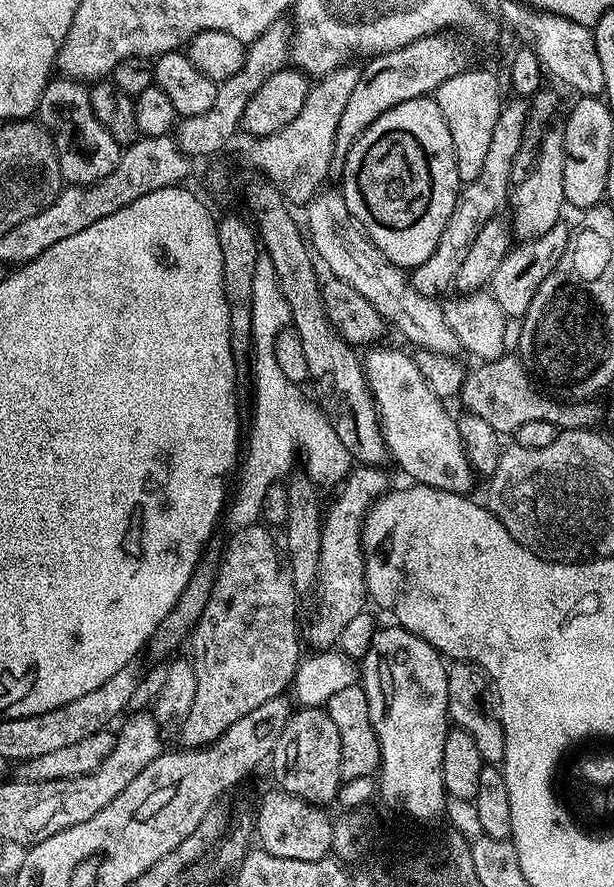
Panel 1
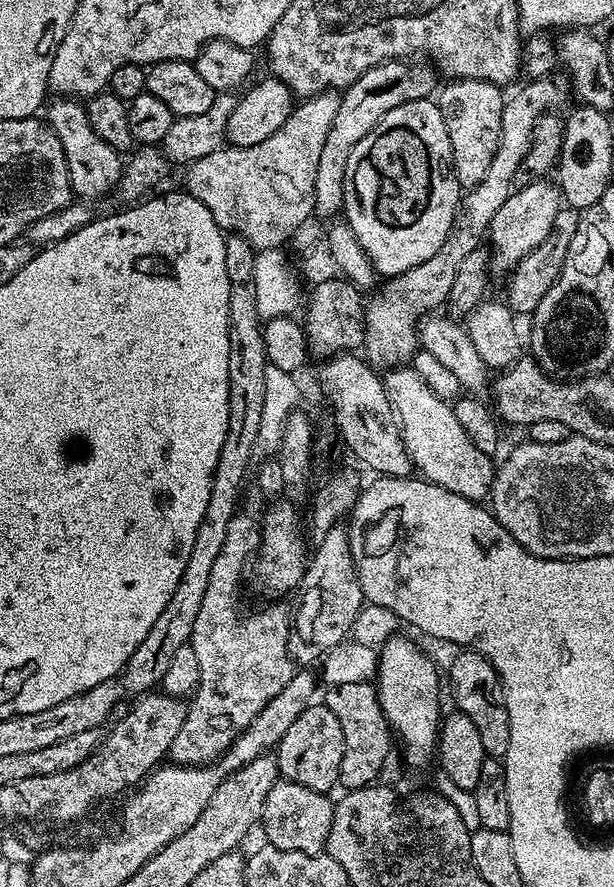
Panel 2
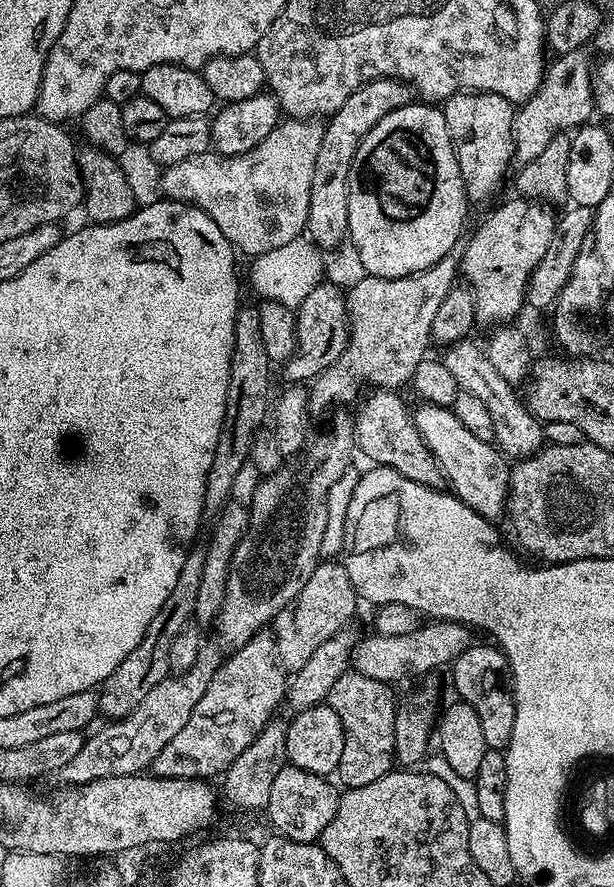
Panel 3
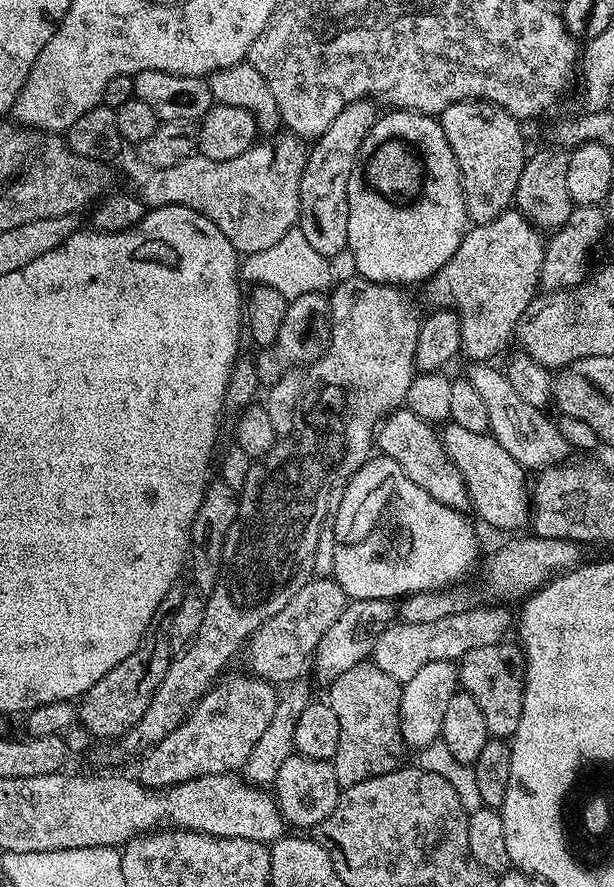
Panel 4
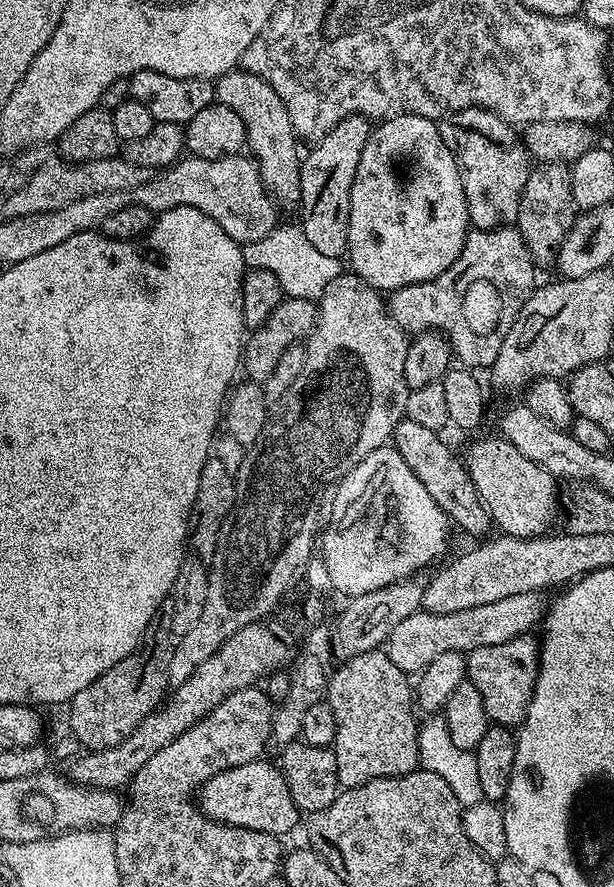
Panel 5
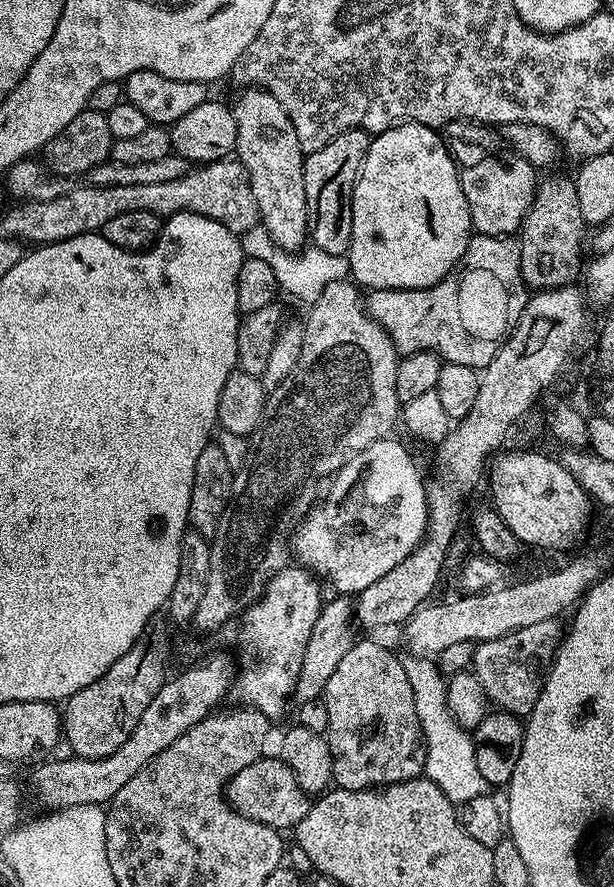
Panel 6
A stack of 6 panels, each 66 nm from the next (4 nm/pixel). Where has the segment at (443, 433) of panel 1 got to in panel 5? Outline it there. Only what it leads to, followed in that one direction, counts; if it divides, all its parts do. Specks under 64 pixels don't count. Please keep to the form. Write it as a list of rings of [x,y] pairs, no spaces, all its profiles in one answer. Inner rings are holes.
[[[493,434],[485,440],[476,440],[468,448],[468,453],[463,453],[462,459],[467,468],[474,490],[478,490],[478,498],[486,506],[493,525],[503,535],[517,536],[518,538],[530,538],[531,536],[543,536],[549,531],[552,522],[558,518],[558,488],[556,492],[557,477],[551,476],[538,462],[530,462],[526,454],[518,454],[510,441]]]

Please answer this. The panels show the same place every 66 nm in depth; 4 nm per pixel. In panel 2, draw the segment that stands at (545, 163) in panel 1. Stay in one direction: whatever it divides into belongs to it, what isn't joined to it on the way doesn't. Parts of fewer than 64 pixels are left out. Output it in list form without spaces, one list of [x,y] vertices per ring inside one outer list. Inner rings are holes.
[[[536,178],[531,184],[517,187],[510,198],[502,202],[502,210],[494,214],[494,222],[488,227],[486,240],[490,245],[490,264],[495,271],[497,268],[503,274],[511,273],[518,262],[526,258],[526,254],[538,250],[538,246],[546,242],[554,226],[554,218],[562,206],[559,187],[555,183],[547,184],[548,182],[547,179]]]

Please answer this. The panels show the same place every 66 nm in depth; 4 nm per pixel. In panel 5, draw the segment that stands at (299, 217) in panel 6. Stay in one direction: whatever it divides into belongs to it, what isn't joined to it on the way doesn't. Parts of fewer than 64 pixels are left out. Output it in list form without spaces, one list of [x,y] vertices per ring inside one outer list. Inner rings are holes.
[[[243,70],[227,72],[215,81],[215,85],[215,103],[230,106],[230,110],[242,118],[242,126],[248,135],[247,151],[260,165],[260,177],[269,196],[281,209],[295,209],[300,202],[302,152],[296,149],[298,137],[290,122],[290,114],[286,114],[286,106],[282,106],[282,98],[274,94],[274,86],[270,86],[270,82]]]

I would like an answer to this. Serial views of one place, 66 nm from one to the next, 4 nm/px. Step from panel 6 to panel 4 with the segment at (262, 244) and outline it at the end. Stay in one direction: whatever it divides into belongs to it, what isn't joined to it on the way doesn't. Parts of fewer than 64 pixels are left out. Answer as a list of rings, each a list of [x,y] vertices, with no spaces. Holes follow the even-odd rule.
[[[294,227],[282,234],[274,246],[247,253],[242,260],[242,276],[245,281],[252,280],[253,285],[274,286],[278,294],[295,298],[311,292],[324,292],[333,287],[332,268],[328,264],[331,264],[329,257],[312,249],[310,242],[306,242],[306,234],[302,234],[299,227]]]

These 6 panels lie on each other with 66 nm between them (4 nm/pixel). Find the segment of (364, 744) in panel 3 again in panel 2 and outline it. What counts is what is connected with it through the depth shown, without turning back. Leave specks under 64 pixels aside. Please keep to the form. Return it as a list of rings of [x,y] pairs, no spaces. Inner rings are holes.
[[[342,682],[333,684],[322,696],[322,703],[334,710],[334,718],[342,725],[342,766],[340,767],[339,787],[344,790],[364,788],[380,779],[380,771],[389,753],[393,751],[394,733],[388,726],[380,705],[380,695],[369,682]]]

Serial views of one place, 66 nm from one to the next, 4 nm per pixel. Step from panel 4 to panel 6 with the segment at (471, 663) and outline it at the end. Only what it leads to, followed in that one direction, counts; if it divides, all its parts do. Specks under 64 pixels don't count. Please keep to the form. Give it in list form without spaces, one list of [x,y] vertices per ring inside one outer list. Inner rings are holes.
[[[559,619],[538,622],[535,626],[522,626],[522,630],[514,630],[502,638],[484,640],[475,645],[471,671],[475,672],[478,682],[482,682],[482,690],[486,690],[489,705],[501,712],[509,712],[511,716],[526,718],[534,710],[536,700],[540,697],[540,688],[552,660],[556,656],[557,647],[562,639],[562,624]]]

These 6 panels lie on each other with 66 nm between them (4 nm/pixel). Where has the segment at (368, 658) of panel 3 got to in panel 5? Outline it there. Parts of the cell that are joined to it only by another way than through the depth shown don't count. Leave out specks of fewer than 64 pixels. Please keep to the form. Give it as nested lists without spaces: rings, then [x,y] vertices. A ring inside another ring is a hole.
[[[539,592],[510,594],[508,598],[498,598],[496,602],[486,602],[484,606],[470,606],[452,614],[430,614],[426,611],[410,614],[394,626],[386,641],[386,651],[390,662],[398,670],[409,674],[419,674],[438,654],[458,651],[473,652],[482,646],[498,646],[510,642],[510,638],[531,633],[532,627],[539,625],[546,611],[546,600]]]

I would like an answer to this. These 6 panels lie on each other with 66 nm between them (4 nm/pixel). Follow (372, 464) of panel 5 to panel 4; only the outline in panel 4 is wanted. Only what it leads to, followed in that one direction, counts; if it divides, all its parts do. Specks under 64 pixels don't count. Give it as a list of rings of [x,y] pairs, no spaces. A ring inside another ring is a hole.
[[[383,454],[369,458],[344,485],[334,508],[334,520],[335,516],[336,525],[330,528],[330,532],[336,535],[336,545],[332,548],[331,575],[338,586],[342,586],[349,601],[395,601],[416,592],[447,589],[459,581],[456,580],[459,576],[466,575],[475,566],[476,555],[480,552],[476,532],[467,520],[469,517],[430,498],[422,486],[414,486],[414,482],[402,474],[402,466],[398,466],[398,462]]]

